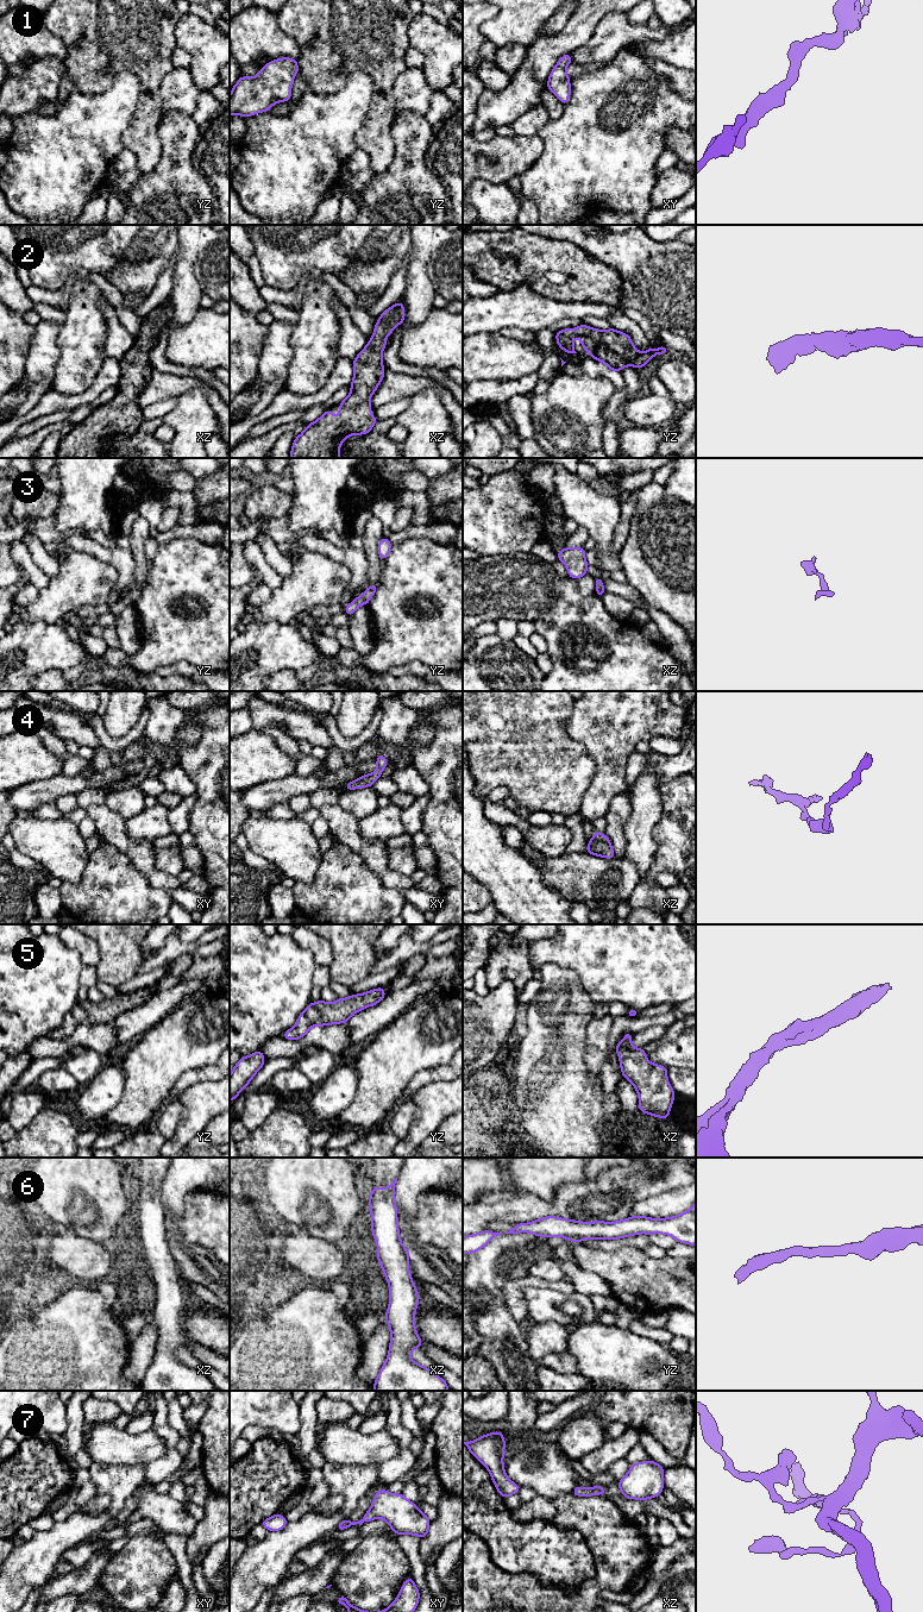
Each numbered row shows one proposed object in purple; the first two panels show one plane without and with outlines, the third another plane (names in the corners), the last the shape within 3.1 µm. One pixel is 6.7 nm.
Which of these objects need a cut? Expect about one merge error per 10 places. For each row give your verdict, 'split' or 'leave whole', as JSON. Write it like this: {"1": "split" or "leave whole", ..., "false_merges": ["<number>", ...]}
{"1": "leave whole", "2": "leave whole", "3": "leave whole", "4": "leave whole", "5": "leave whole", "6": "leave whole", "7": "leave whole", "false_merges": []}

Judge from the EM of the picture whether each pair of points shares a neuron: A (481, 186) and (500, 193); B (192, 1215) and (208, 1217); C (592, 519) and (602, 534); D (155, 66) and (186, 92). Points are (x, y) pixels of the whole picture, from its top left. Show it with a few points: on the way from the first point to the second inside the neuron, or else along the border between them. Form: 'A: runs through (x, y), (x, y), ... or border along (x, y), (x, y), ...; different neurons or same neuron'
A: runs through (485, 188), (490, 193), (495, 193); same neuron
B: runs through (195, 1215), (205, 1216); same neuron
C: runs through (596, 522), (602, 531); same neuron
D: border along (175, 68), (161, 83), (161, 102); different neurons

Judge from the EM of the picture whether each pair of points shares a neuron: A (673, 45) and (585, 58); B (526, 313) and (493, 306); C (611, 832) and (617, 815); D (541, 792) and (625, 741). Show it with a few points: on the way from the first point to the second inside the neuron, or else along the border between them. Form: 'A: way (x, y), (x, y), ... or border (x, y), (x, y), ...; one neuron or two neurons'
A: border (660, 39), (638, 39), (628, 45); two neurons
B: way (517, 308), (501, 308); one neuron
C: way (615, 828), (616, 819); one neuron
D: border (575, 740), (595, 764), (588, 788); two neurons

